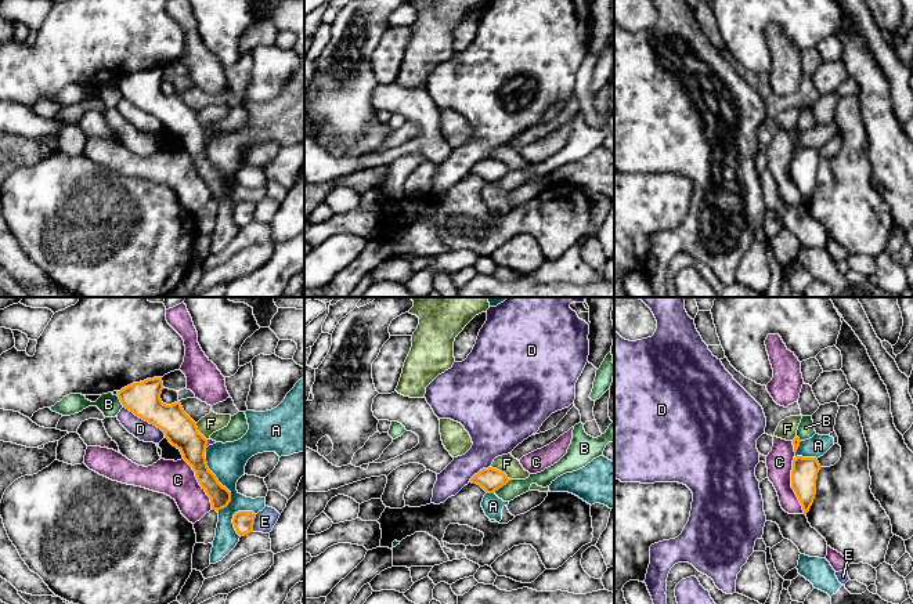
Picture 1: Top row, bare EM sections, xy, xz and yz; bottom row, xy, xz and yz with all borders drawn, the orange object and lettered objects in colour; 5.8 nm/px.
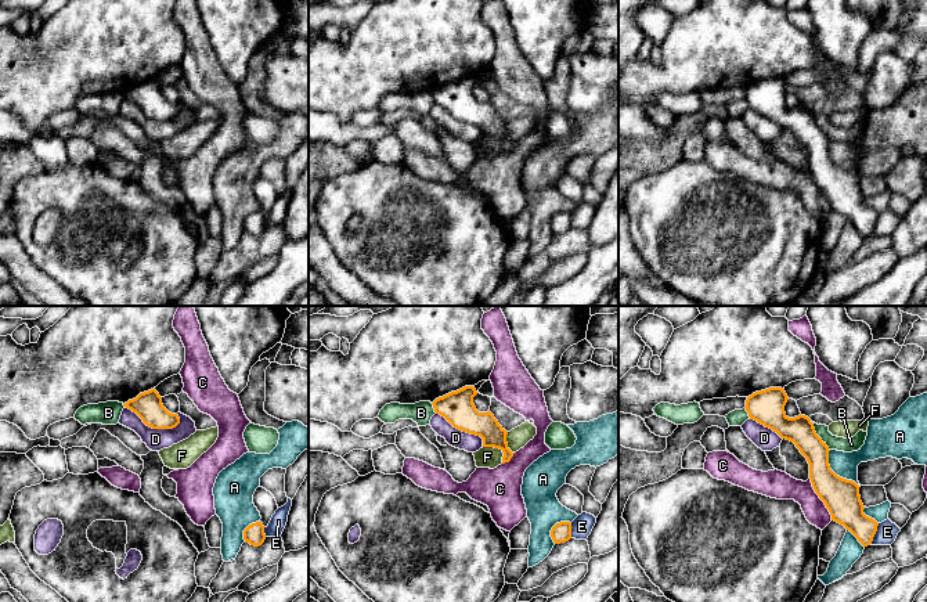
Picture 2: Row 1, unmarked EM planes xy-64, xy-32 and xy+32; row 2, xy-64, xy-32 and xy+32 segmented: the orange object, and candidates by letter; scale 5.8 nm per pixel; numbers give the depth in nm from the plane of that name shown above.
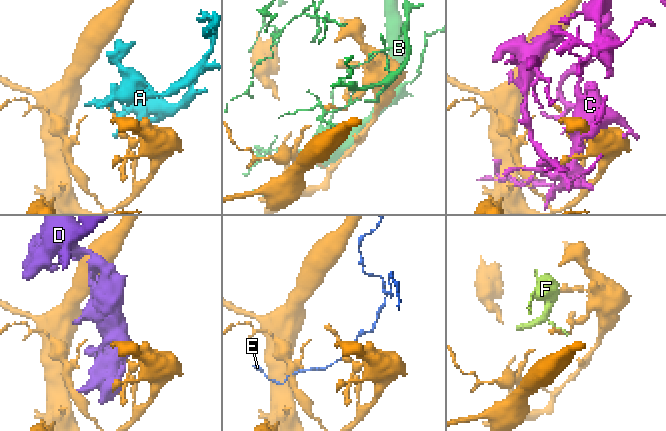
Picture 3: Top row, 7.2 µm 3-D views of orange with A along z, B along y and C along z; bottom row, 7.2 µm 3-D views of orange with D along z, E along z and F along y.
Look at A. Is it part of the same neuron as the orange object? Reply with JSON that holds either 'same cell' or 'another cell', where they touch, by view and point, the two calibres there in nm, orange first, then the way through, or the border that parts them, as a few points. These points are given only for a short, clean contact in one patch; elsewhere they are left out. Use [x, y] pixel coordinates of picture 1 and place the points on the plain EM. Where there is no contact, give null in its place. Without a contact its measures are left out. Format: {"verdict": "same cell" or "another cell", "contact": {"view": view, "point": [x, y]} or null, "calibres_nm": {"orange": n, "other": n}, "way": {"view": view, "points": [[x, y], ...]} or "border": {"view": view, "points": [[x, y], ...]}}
{"verdict": "another cell", "contact": {"view": "xy", "point": [222, 176]}, "calibres_nm": {"orange": 130, "other": 220}}

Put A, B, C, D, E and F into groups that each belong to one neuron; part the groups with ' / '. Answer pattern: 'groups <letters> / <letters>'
groups A / B / C / D / E / F

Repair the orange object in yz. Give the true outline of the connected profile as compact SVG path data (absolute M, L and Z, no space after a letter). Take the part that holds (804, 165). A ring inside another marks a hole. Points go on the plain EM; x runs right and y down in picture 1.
M797 147L793 151L791 178L794 180L804 205L806 205L816 185L816 170L820 155L816 148Z

